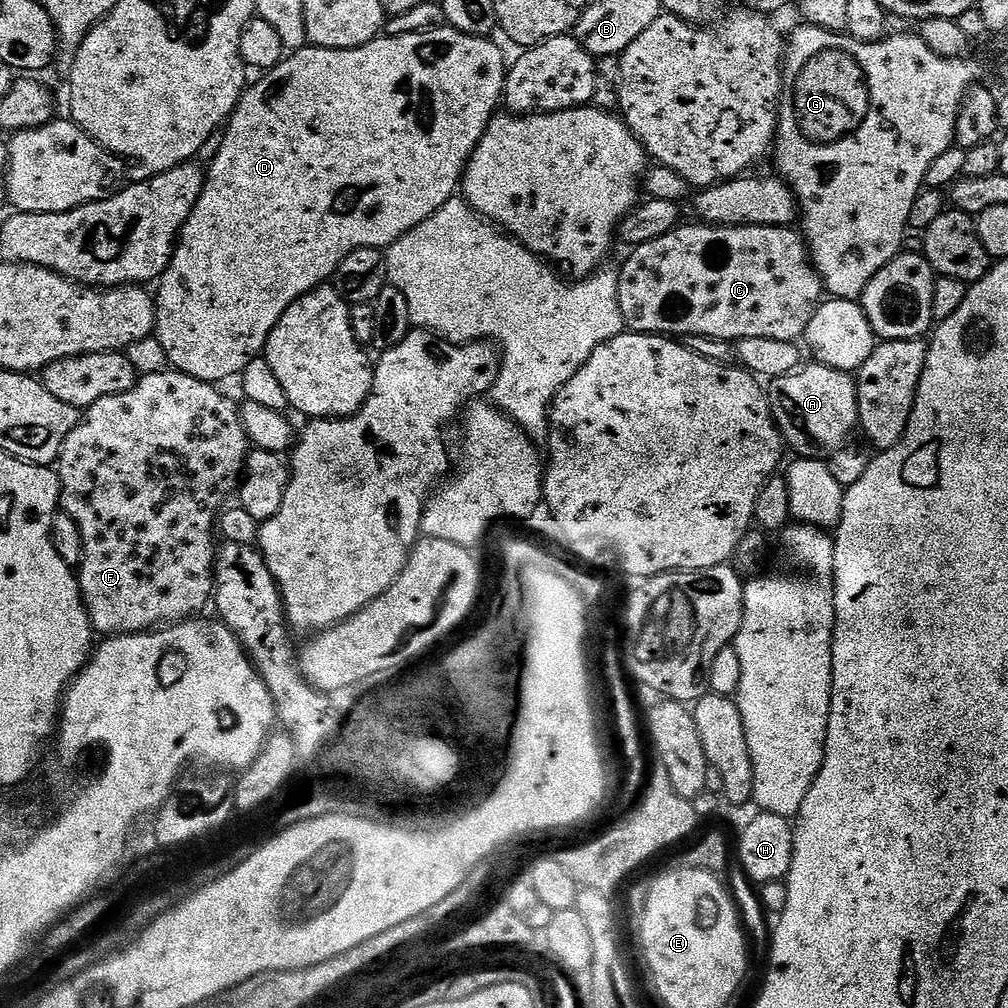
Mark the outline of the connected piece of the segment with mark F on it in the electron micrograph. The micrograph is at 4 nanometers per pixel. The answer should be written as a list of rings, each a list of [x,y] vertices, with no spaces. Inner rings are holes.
[[[167,370],[168,372],[152,372],[149,376],[141,375],[136,381],[136,385],[130,390],[126,390],[126,394],[114,394],[110,398],[102,398],[98,402],[91,404],[88,409],[83,413],[82,419],[78,426],[74,426],[74,430],[70,430],[70,434],[66,438],[66,442],[62,442],[62,450],[60,451],[60,459],[58,461],[58,471],[60,474],[60,508],[63,515],[69,516],[70,519],[78,526],[80,536],[84,539],[84,552],[80,559],[80,567],[78,569],[78,579],[80,582],[80,597],[84,599],[84,609],[88,611],[88,617],[92,623],[93,629],[97,633],[101,632],[101,637],[107,638],[110,636],[125,636],[131,632],[151,632],[161,626],[169,624],[178,624],[181,620],[187,620],[195,617],[204,607],[209,607],[210,601],[214,596],[213,585],[213,561],[217,556],[217,549],[212,548],[212,532],[214,536],[214,525],[218,520],[218,513],[221,511],[220,503],[227,498],[228,495],[237,491],[238,485],[241,483],[244,474],[244,465],[248,459],[250,445],[244,427],[240,422],[240,410],[237,401],[232,401],[230,397],[223,396],[219,392],[215,383],[207,380],[199,380],[193,376],[187,376],[184,372],[177,372],[175,370]]]

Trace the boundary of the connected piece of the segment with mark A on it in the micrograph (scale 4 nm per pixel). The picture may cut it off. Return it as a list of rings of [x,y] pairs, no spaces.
[[[808,362],[803,365],[802,370],[780,376],[777,380],[767,385],[768,405],[772,411],[772,421],[776,429],[784,437],[785,445],[796,451],[795,455],[810,460],[824,460],[832,456],[838,449],[849,443],[848,435],[858,428],[857,412],[858,402],[856,398],[856,381],[847,372],[839,372],[830,366]]]

